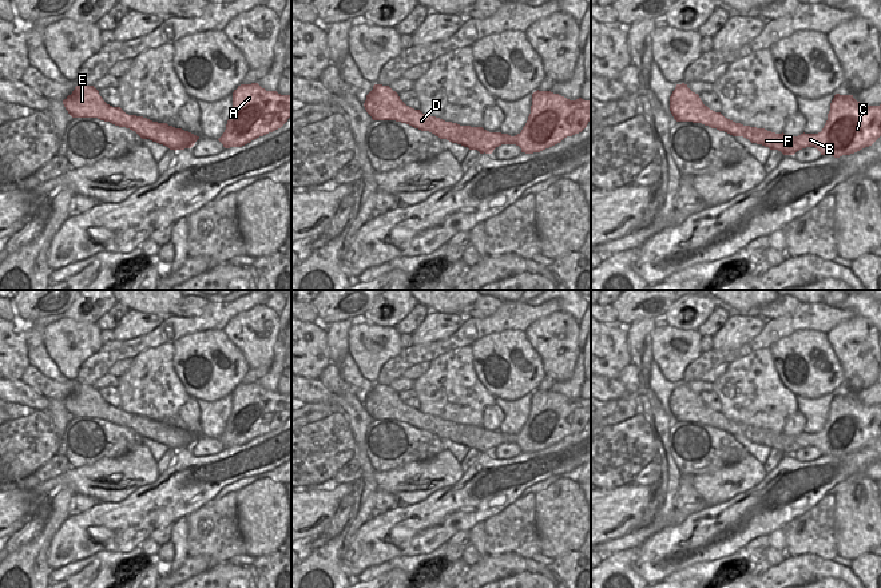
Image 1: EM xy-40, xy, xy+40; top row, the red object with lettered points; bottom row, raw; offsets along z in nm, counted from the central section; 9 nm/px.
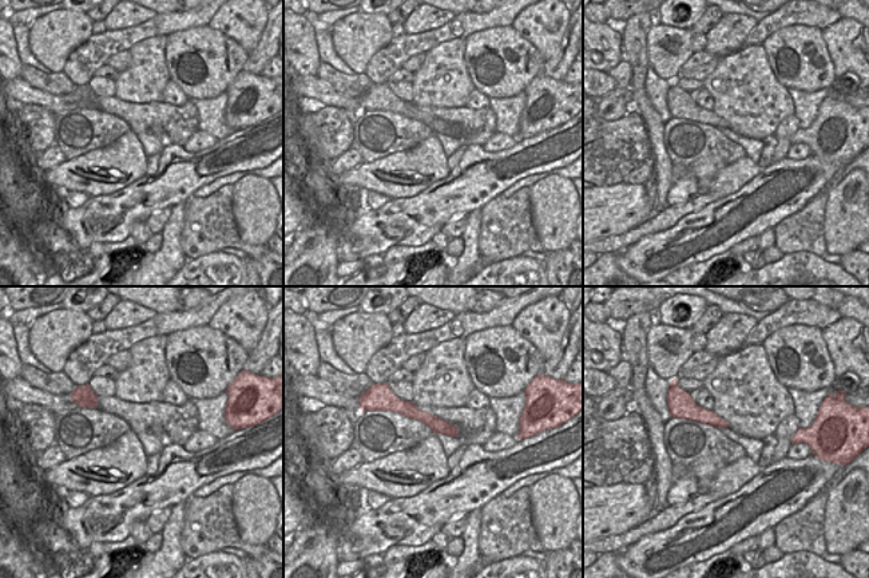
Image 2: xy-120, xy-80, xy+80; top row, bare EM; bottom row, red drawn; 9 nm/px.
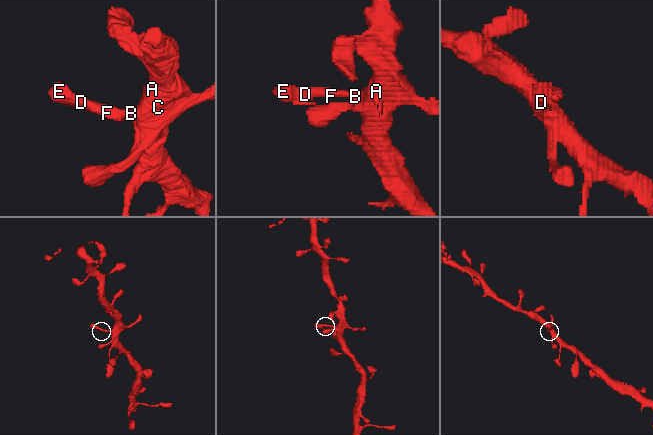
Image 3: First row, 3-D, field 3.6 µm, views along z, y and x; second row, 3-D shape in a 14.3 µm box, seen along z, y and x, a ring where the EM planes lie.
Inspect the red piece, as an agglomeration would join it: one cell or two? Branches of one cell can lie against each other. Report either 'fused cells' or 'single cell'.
single cell

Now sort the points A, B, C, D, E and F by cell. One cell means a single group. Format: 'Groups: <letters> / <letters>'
Groups: A B C D E F

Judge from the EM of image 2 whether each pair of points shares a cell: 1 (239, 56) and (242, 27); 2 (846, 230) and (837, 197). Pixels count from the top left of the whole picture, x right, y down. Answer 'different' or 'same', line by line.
1: different
2: same

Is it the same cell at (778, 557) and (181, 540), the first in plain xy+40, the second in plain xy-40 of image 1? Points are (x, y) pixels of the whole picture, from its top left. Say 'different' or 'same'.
different

